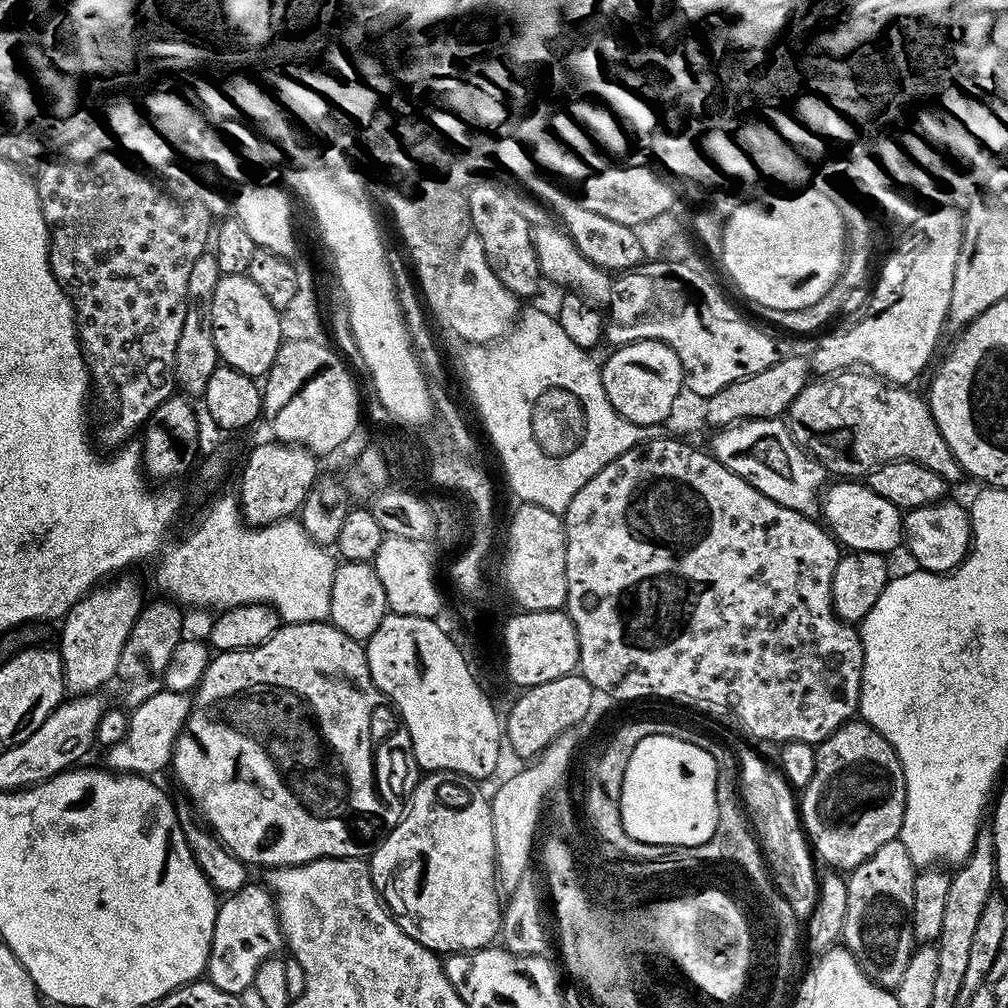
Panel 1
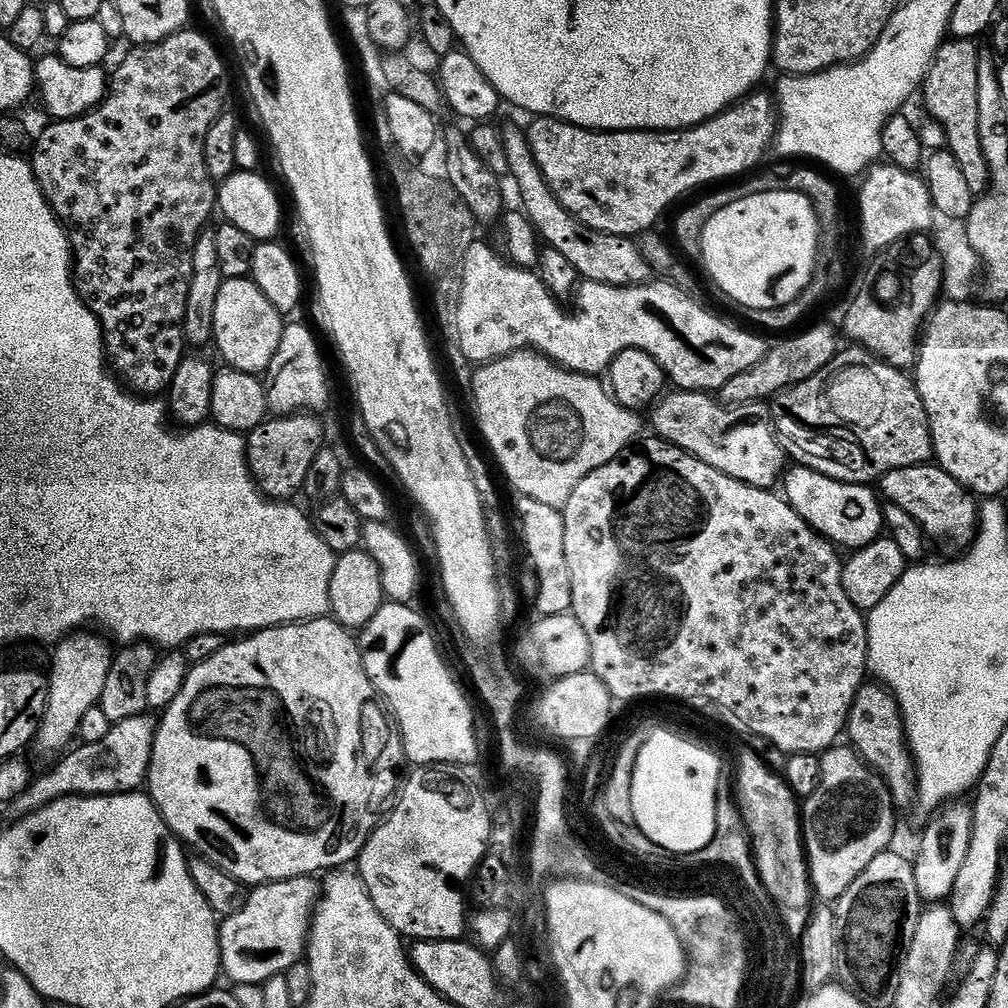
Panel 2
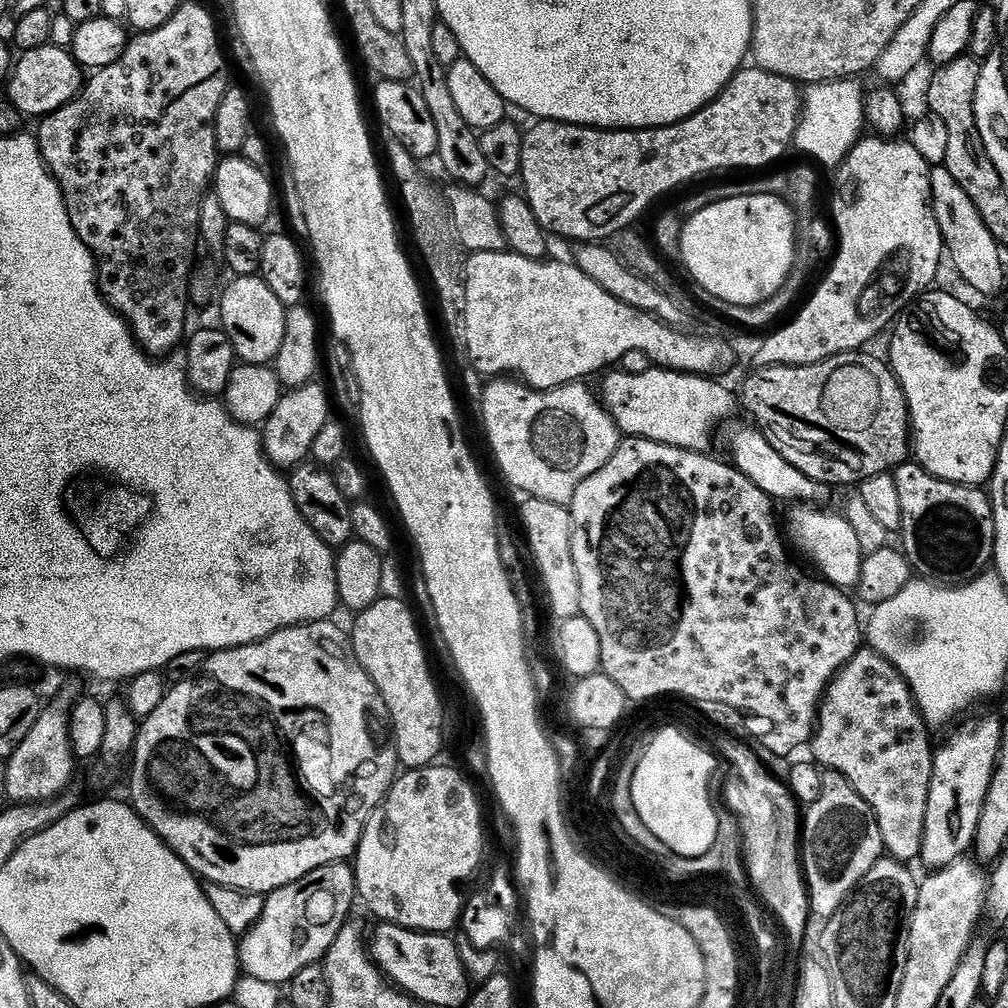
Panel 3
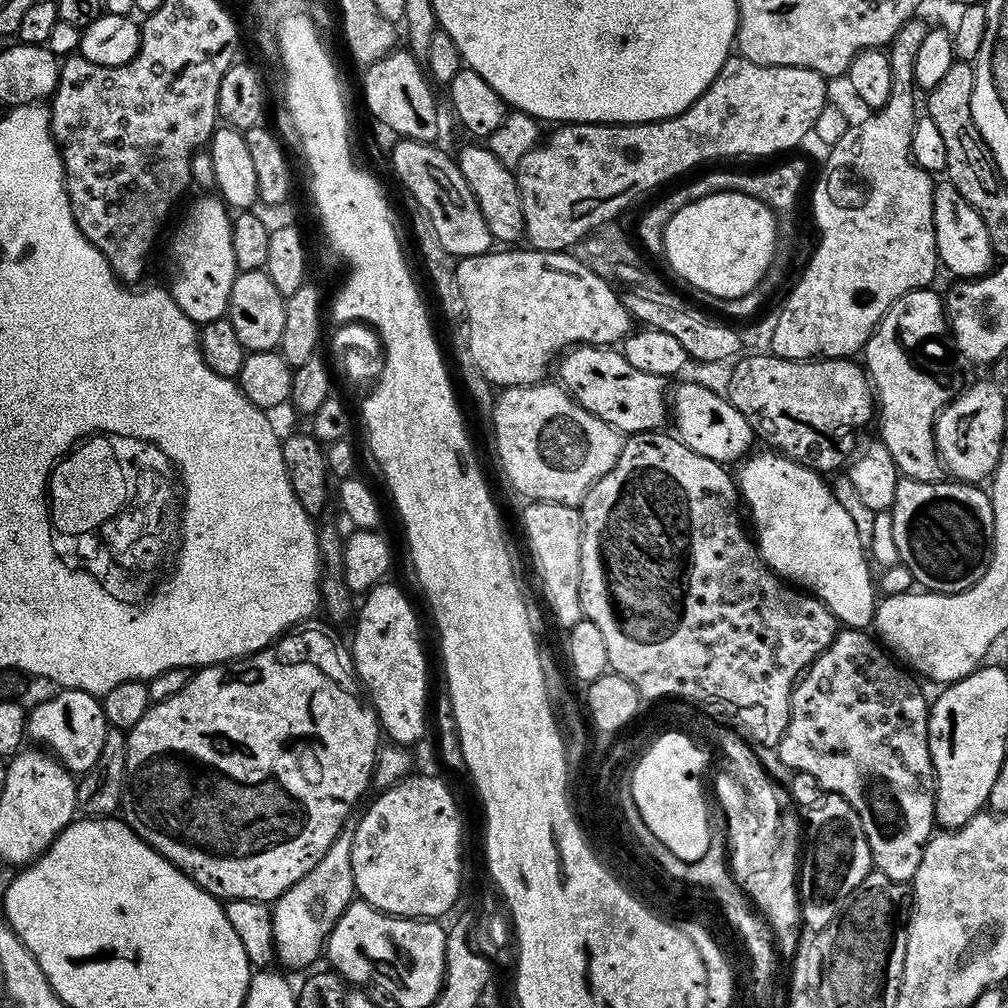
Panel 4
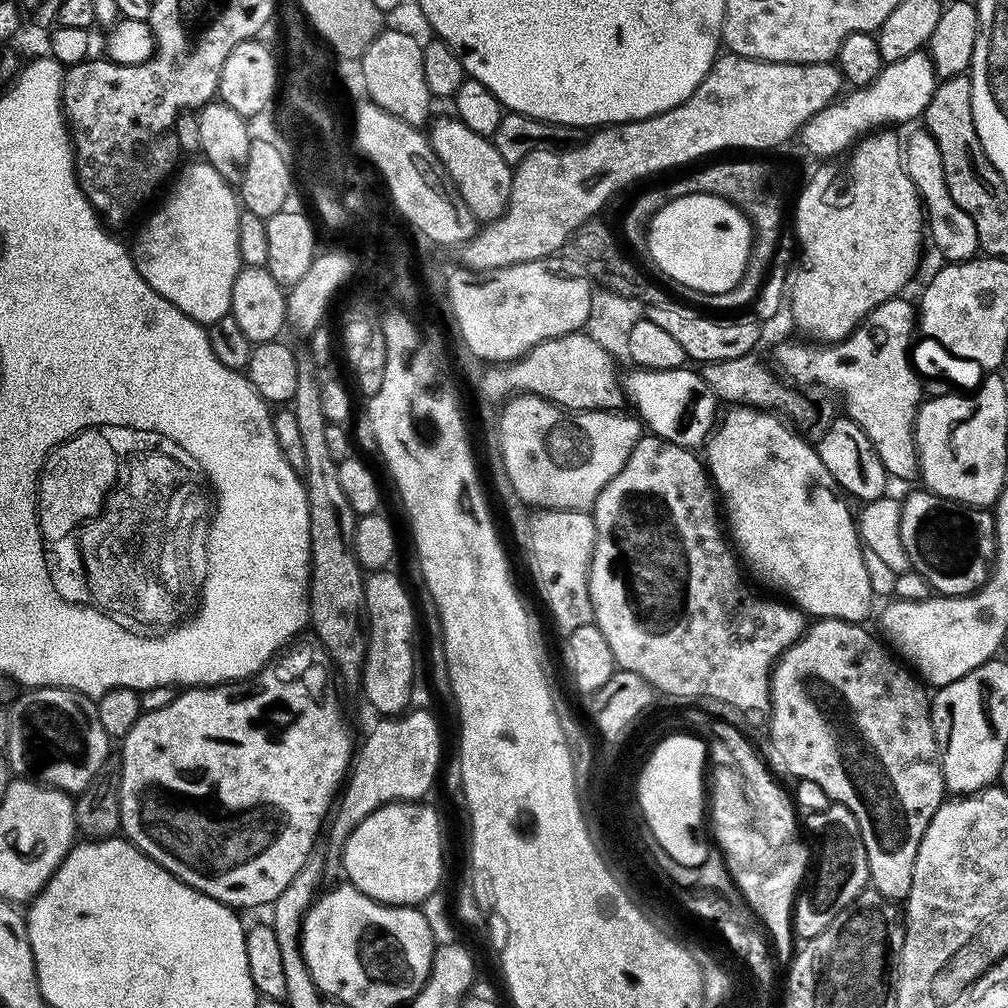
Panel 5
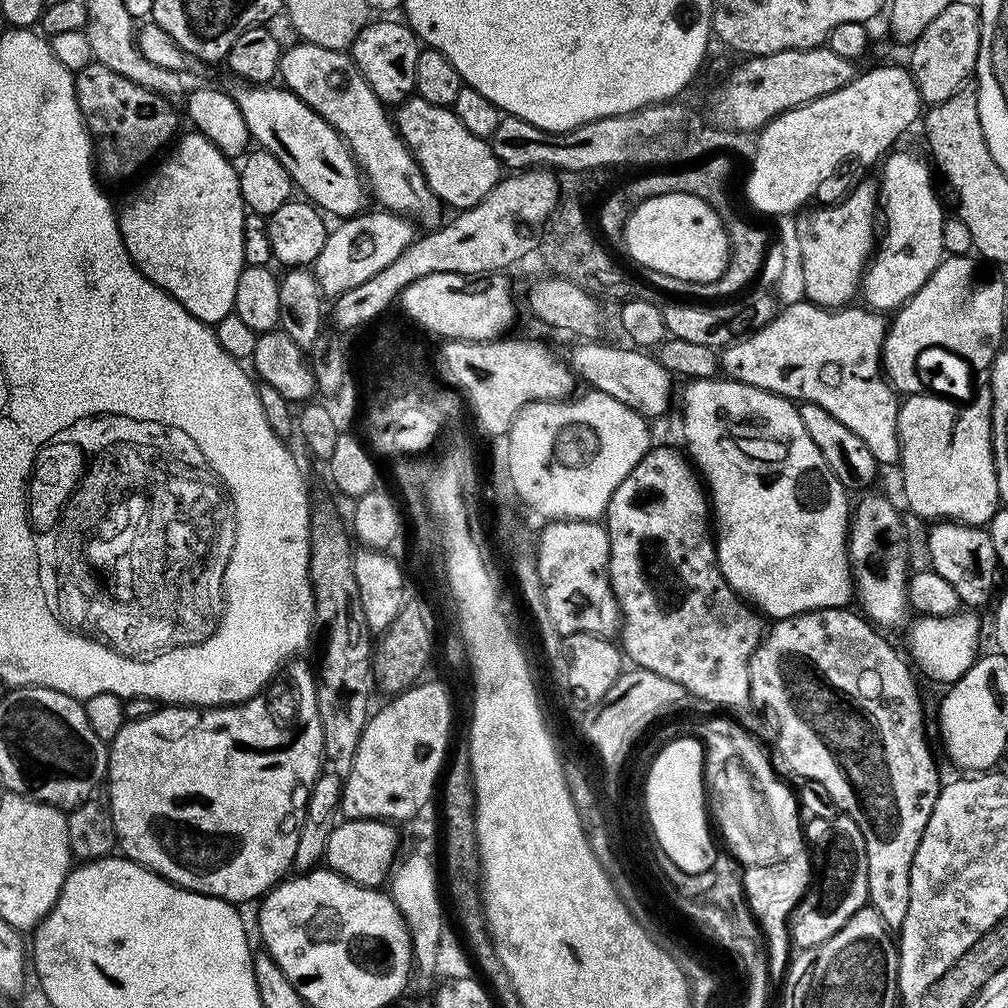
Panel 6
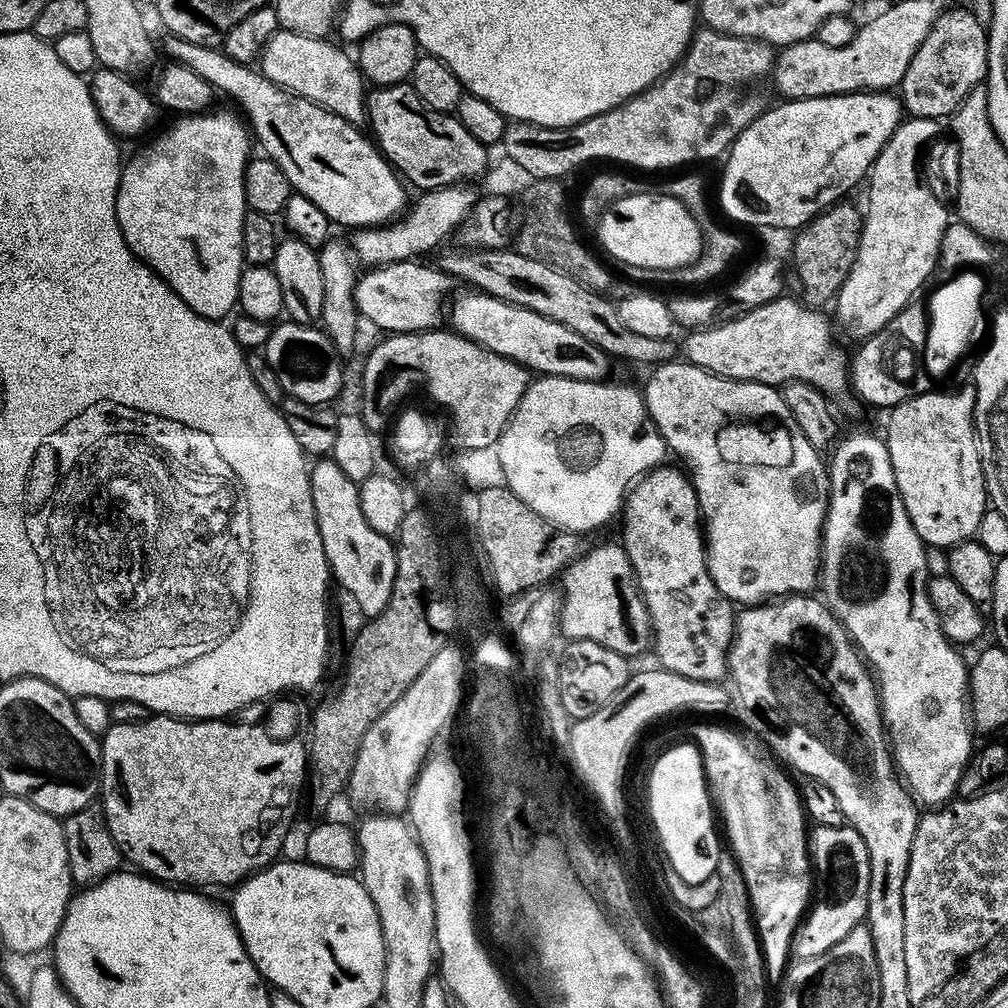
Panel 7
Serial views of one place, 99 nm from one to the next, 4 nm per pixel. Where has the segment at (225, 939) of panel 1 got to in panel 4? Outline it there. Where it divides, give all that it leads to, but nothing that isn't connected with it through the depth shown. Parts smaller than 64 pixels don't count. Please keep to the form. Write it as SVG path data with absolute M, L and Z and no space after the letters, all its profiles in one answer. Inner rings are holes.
M346 826L342 829L338 834L338 838L334 838L330 850L326 850L326 854L322 854L319 862L305 876L298 878L298 882L285 890L271 905L272 921L274 922L272 938L274 956L277 961L281 960L285 964L285 966L283 965L285 969L304 967L304 969L307 969L309 966L312 966L307 966L307 964L314 963L319 956L321 959L322 953L325 951L328 943L328 936L334 930L338 918L354 903L356 883L354 882L352 851L354 850L355 833L355 827L352 826Z

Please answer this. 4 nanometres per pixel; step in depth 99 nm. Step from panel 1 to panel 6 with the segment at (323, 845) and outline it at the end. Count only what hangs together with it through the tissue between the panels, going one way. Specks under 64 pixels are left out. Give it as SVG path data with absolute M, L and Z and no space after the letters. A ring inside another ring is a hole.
M304 658L293 659L283 669L284 685L280 688L281 693L268 690L242 704L229 704L219 708L160 706L154 714L150 714L150 718L129 720L122 730L118 730L118 738L110 741L108 749L106 807L112 814L116 843L123 855L129 860L138 862L142 867L149 868L151 872L157 872L171 884L177 884L179 888L188 888L191 892L197 892L203 896L213 896L233 906L241 906L240 904L246 903L247 900L259 901L271 888L276 887L289 875L294 850L298 850L300 823L304 821L304 811L308 808L309 789L320 777L322 761L325 759L323 728L316 701L316 677L309 661L307 664L300 659Z

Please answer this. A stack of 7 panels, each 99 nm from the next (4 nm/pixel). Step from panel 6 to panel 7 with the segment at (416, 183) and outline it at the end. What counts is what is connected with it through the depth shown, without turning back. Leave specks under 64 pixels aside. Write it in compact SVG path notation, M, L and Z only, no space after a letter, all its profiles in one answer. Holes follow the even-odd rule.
M280 28L266 42L266 46L260 51L258 57L258 70L270 82L277 84L279 88L287 88L296 96L306 98L334 114L338 114L344 120L360 126L366 120L366 81L358 67L357 61L352 60L339 48L339 43L331 44L331 39L319 36L307 36L306 34L294 34L290 30Z

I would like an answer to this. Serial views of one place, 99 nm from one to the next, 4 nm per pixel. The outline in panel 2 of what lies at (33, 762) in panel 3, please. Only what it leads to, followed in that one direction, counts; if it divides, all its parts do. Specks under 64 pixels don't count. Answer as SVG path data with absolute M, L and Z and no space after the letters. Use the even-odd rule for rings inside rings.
M77 630L63 637L53 647L57 648L50 652L52 672L47 673L48 702L34 739L35 746L45 748L48 752L59 753L73 743L80 731L82 714L99 705L106 674L110 674L114 648L108 645L109 637L99 631L88 631L96 630Z

